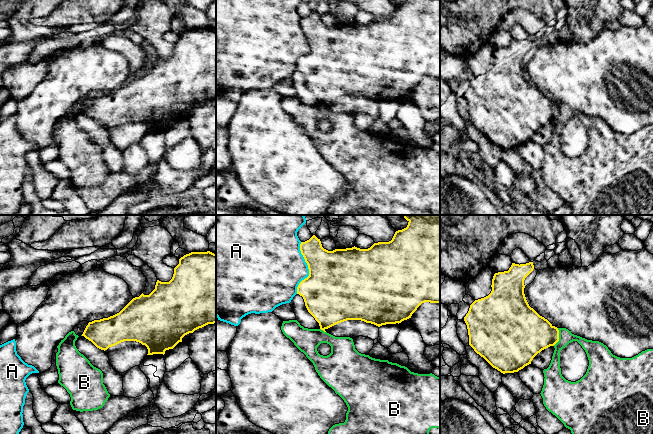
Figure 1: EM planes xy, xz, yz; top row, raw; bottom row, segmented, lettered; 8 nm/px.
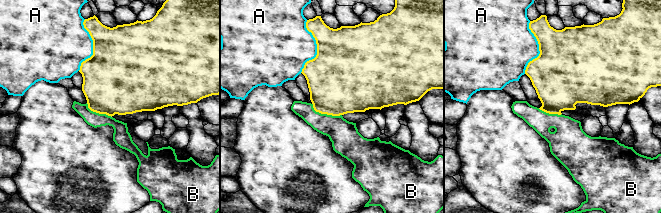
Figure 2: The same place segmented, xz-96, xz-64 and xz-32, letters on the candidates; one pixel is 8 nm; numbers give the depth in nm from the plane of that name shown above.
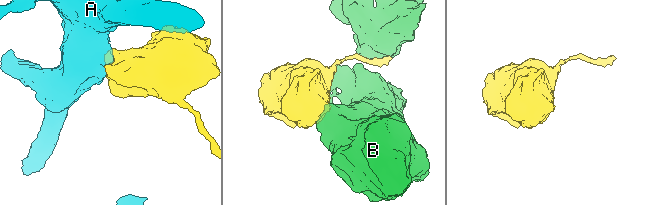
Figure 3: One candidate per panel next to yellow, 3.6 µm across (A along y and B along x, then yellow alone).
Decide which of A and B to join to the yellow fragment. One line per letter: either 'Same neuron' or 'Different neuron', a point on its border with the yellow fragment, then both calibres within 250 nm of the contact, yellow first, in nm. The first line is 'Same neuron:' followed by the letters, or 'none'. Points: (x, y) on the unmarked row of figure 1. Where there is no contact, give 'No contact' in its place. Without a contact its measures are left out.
Same neuron: none
A: Different neuron. Touches yellow at xz (308, 44). Thickness 460 nm (yellow) against 440 nm
B: Different neuron. Touches yellow at yz (558, 113). Thickness 360 nm (yellow) against 110 nm

